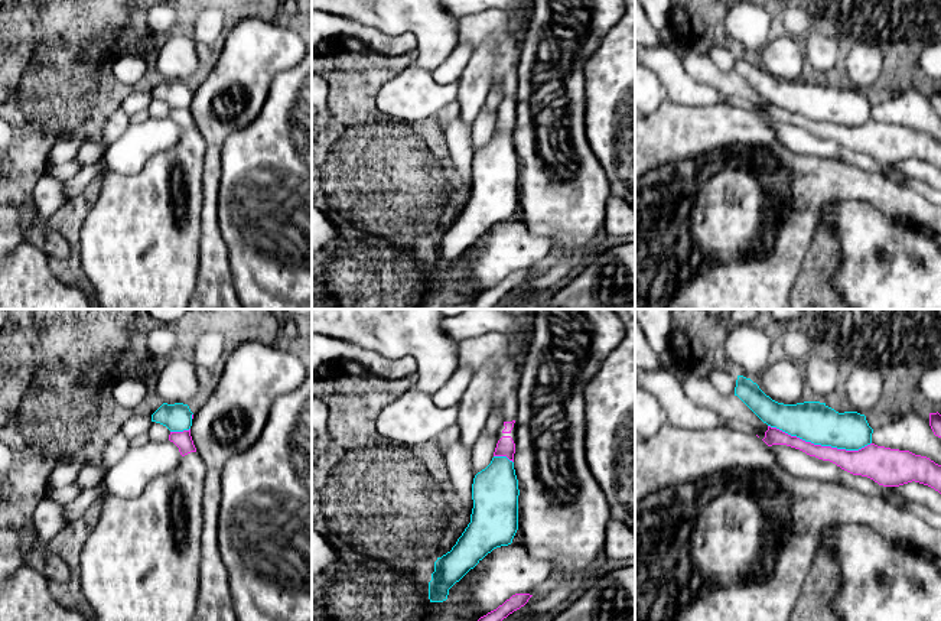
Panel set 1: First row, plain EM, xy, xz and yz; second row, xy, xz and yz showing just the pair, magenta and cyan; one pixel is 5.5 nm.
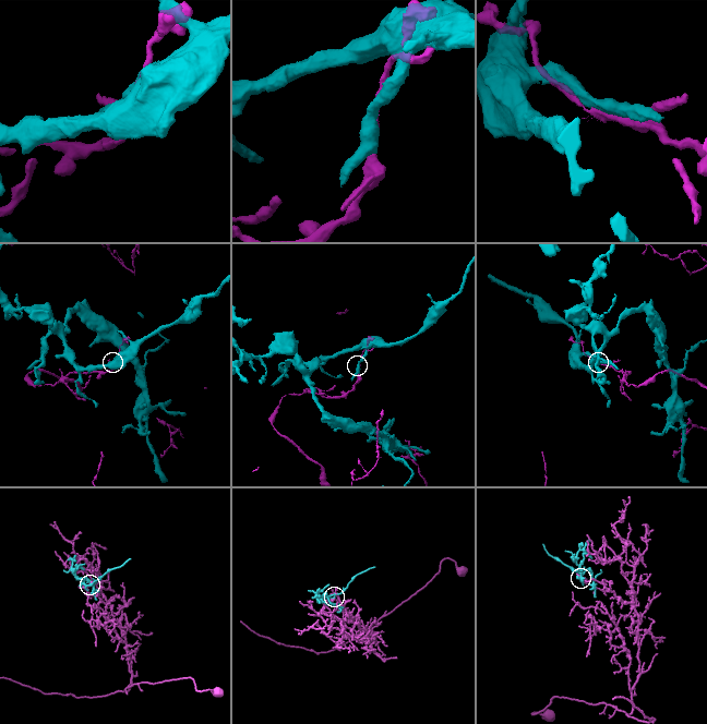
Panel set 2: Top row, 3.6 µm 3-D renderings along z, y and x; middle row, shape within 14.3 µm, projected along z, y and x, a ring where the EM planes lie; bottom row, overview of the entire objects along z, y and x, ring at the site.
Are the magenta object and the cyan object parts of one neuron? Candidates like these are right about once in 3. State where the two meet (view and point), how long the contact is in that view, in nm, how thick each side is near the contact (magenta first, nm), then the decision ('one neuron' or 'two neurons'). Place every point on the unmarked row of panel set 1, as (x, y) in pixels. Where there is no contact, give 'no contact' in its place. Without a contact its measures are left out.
contact yz (820, 122); length 600 nm; calibres 140 and 220 nm; two neurons

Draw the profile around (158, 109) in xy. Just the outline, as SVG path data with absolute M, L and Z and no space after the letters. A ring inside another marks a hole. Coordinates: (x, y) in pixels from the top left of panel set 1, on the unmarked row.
M152 98L152 104L147 110L149 117L152 118L166 118L169 117L169 111L170 111L170 107L166 103L156 98Z

